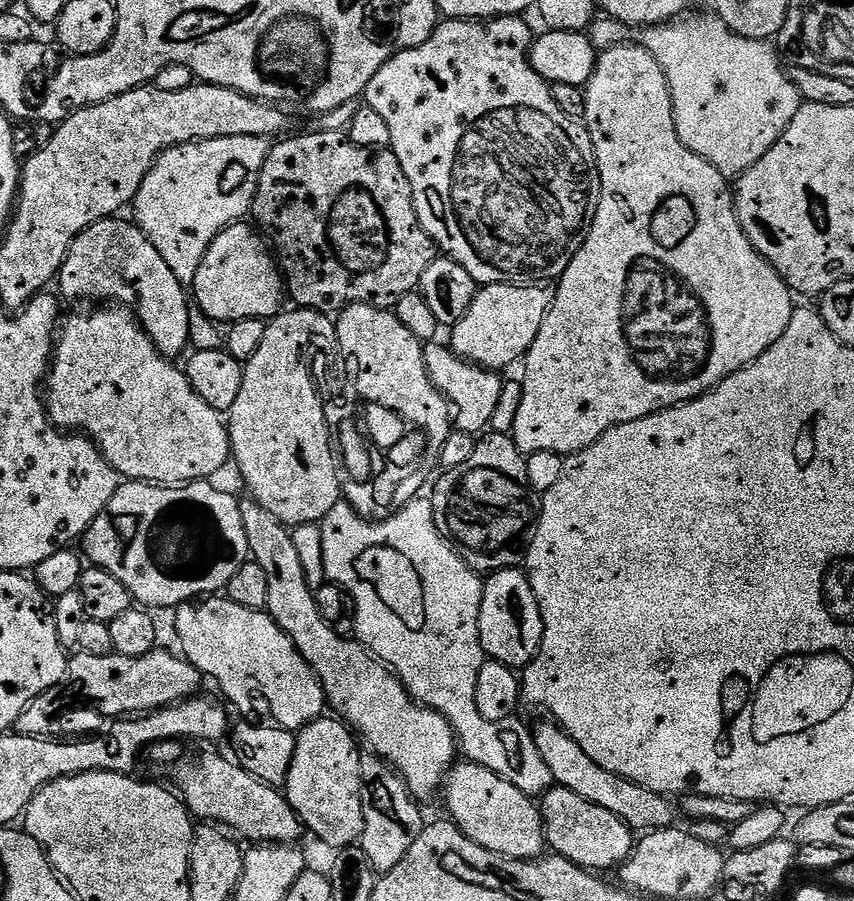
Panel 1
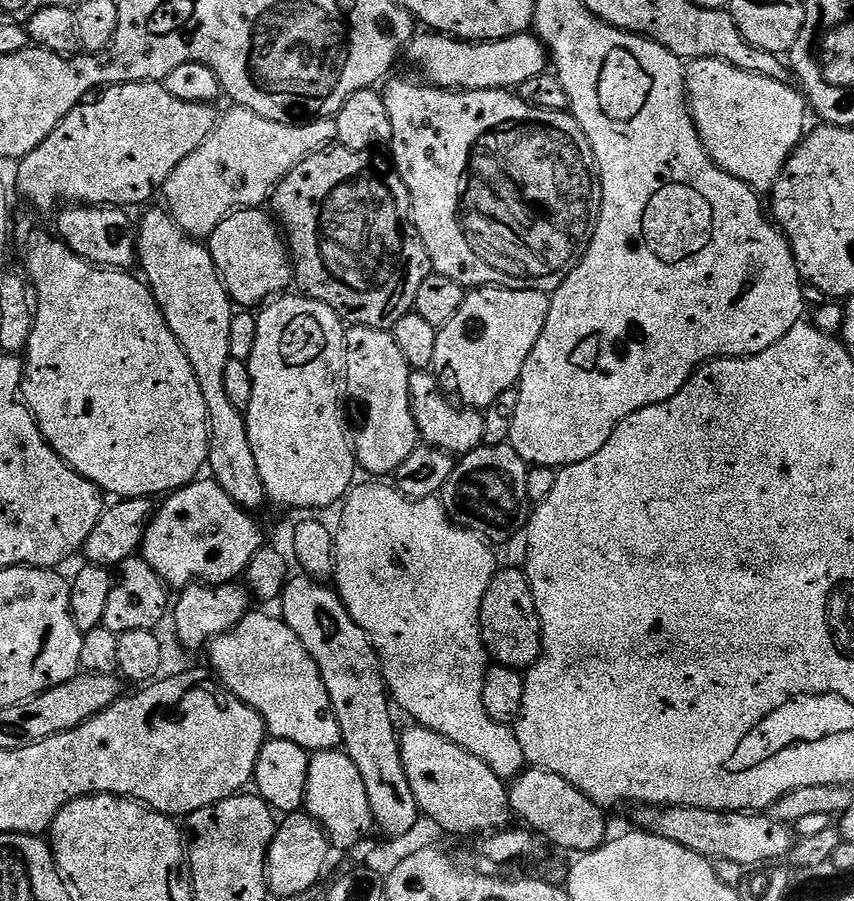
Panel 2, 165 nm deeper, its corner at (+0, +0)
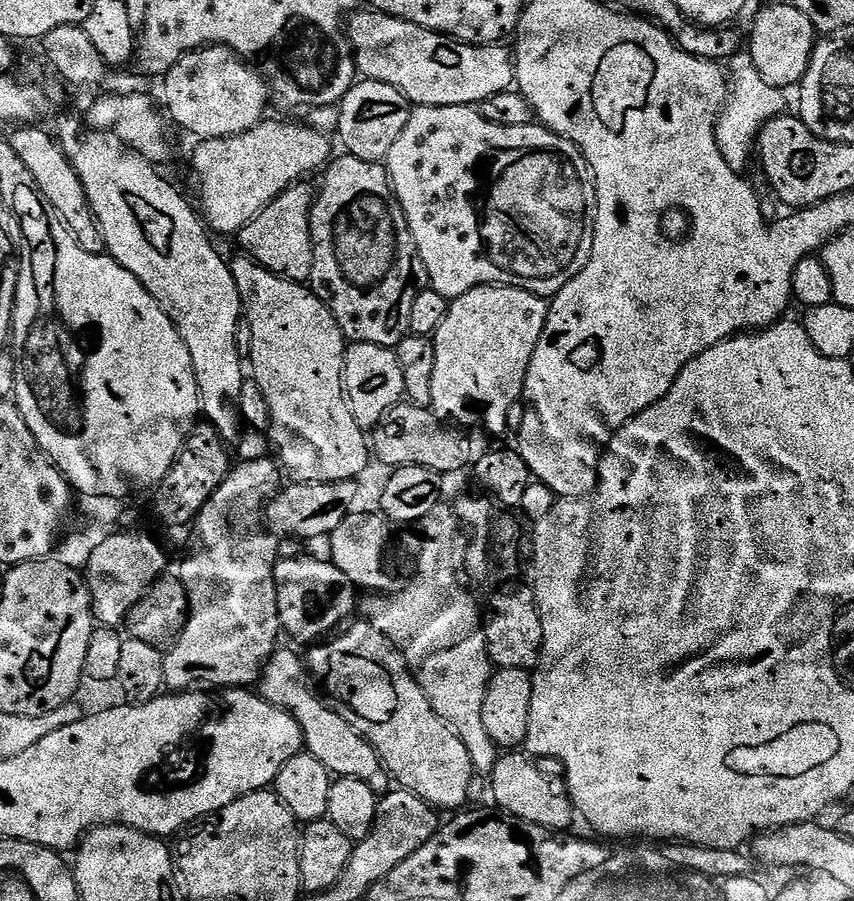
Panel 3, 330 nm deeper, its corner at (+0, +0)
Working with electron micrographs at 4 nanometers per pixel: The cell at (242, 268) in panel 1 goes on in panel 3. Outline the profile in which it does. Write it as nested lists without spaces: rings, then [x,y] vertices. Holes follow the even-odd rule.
[[[308,182],[291,184],[276,200],[271,200],[241,232],[238,241],[245,253],[256,263],[284,280],[304,284],[312,279],[312,239],[310,210],[314,199],[313,185]]]

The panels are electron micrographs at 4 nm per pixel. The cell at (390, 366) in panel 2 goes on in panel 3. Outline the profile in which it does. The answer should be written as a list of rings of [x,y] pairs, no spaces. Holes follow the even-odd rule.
[[[349,343],[344,354],[344,394],[348,397],[348,405],[354,414],[354,422],[358,422],[358,426],[365,430],[375,428],[390,409],[405,399],[402,366],[398,366],[395,351],[373,344]]]

